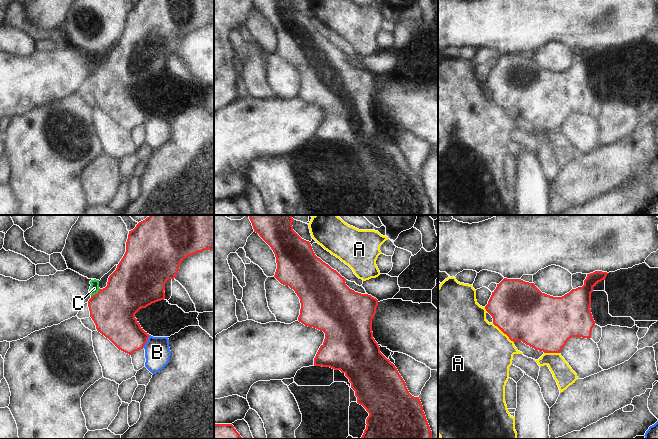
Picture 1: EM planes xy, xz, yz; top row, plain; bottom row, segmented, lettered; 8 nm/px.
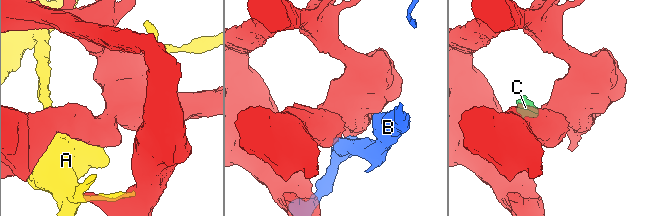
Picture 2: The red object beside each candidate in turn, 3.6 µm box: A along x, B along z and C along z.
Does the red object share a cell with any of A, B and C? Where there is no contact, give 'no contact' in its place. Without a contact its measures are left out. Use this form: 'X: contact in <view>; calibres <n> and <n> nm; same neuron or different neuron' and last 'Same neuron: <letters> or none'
A: contact in yz; calibres 460 and 500 nm; different neuron
B: contact in xy; calibres 280 and 200 nm; different neuron
C: contact in xy; calibres 360 and 80 nm; different neuron
Same neuron: none

